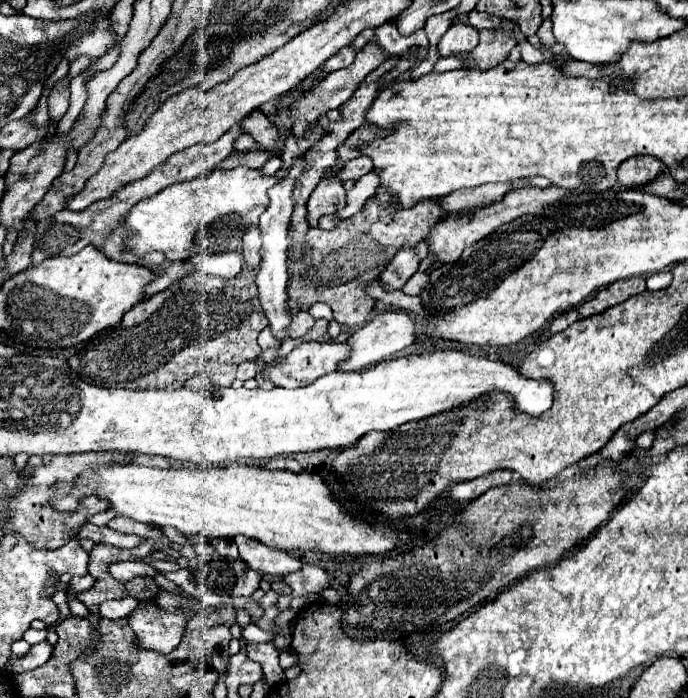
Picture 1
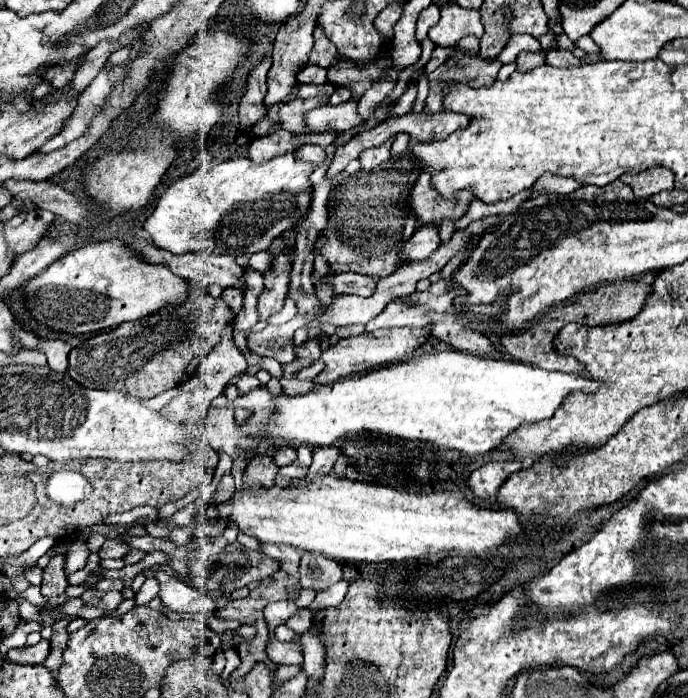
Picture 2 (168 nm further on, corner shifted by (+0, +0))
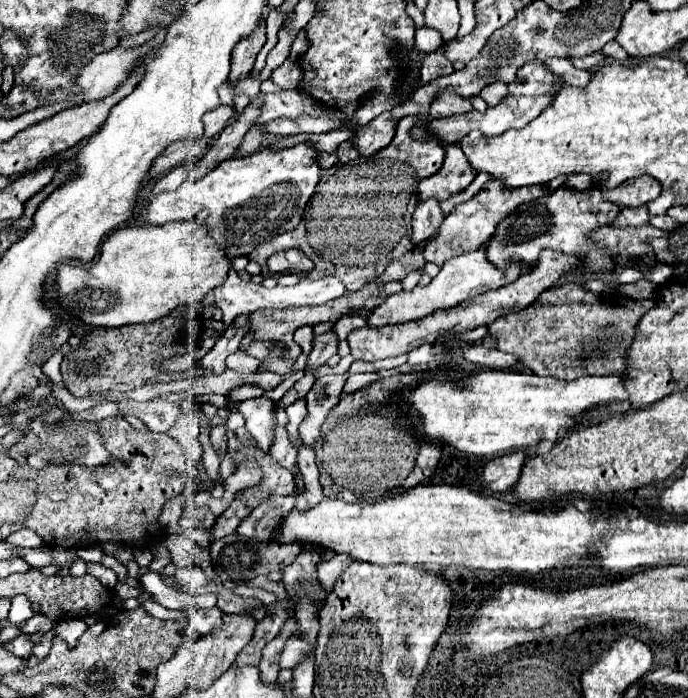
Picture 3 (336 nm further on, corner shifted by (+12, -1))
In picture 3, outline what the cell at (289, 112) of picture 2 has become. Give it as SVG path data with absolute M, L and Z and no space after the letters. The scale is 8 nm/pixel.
M252 125L250 131L244 135L240 147L234 151L234 155L236 157L240 157L240 155L252 155L256 149L260 149L262 137L264 137L264 125Z

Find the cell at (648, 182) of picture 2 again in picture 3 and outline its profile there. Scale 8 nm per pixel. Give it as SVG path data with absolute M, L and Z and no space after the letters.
M642 175L636 181L628 181L622 183L616 189L608 191L608 201L620 205L620 207L640 207L652 199L656 199L660 195L660 183L650 177L650 175Z

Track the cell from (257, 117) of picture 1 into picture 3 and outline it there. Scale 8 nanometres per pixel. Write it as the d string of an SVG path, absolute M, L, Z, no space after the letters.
M266 15L260 19L258 27L244 37L232 51L232 71L230 71L230 81L232 85L238 83L240 77L246 77L256 61L256 55L266 43Z

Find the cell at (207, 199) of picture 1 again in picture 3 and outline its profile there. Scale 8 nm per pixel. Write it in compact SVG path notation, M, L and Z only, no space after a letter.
M300 143L294 147L286 147L286 149L264 147L248 157L232 157L232 159L222 161L216 171L210 171L206 177L202 177L194 183L184 181L176 191L164 191L164 193L156 195L154 201L148 205L148 223L164 225L166 221L190 219L190 217L196 217L200 211L206 211L208 213L206 225L220 247L228 245L228 249L226 249L228 257L248 255L260 243L276 237L280 233L292 231L300 223L304 207L318 185L318 179L320 179L318 171L320 171L318 151L308 143Z

